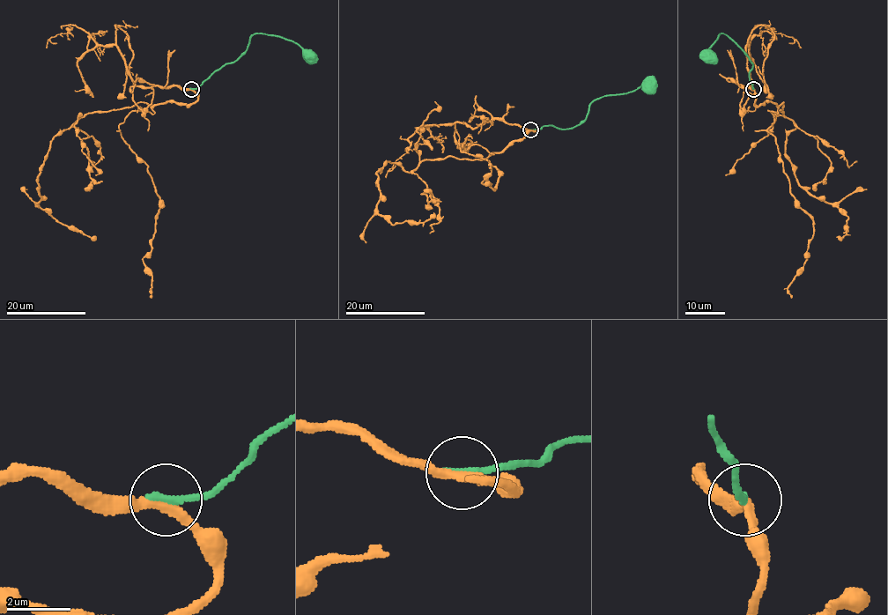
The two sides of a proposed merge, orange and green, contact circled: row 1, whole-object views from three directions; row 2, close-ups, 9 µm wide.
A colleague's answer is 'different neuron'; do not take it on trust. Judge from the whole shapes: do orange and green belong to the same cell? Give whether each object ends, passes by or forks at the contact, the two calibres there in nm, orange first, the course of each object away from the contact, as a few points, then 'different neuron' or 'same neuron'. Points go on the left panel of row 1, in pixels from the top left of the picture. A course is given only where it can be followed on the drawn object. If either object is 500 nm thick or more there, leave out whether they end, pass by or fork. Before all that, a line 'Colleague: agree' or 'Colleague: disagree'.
Colleague: disagree
orange passes by | green ends | 280/240 nm | orange via (191, 88), (198, 99), (188, 106), (137, 102), (88, 113), (51, 141), (37, 204), (94, 237) | green via (192, 88), (234, 62), (255, 33), (293, 40), (307, 58) | same neuron

